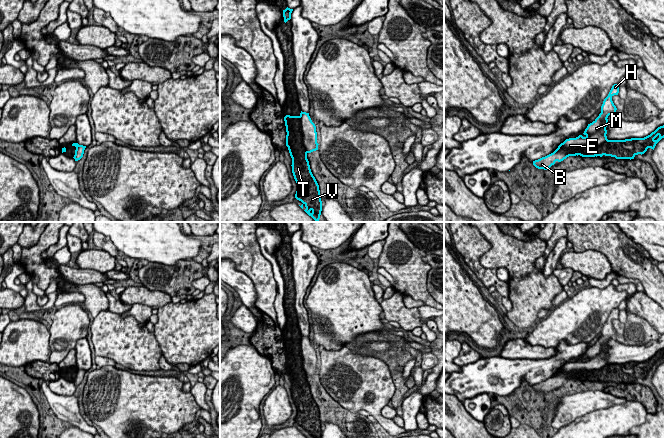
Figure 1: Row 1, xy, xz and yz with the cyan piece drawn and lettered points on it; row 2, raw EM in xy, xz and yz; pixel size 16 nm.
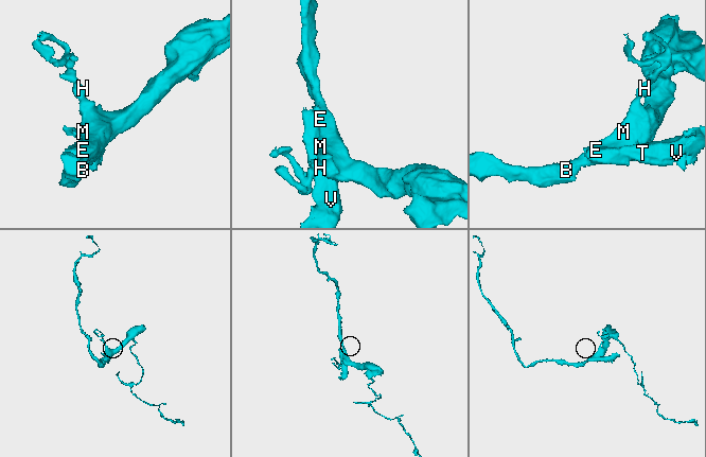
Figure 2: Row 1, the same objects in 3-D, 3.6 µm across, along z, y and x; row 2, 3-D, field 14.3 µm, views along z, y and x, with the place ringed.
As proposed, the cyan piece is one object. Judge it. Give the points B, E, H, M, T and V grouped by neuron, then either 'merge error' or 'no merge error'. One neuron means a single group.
B E H M / T V; merge error

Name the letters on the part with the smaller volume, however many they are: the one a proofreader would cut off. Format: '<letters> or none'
T, V

